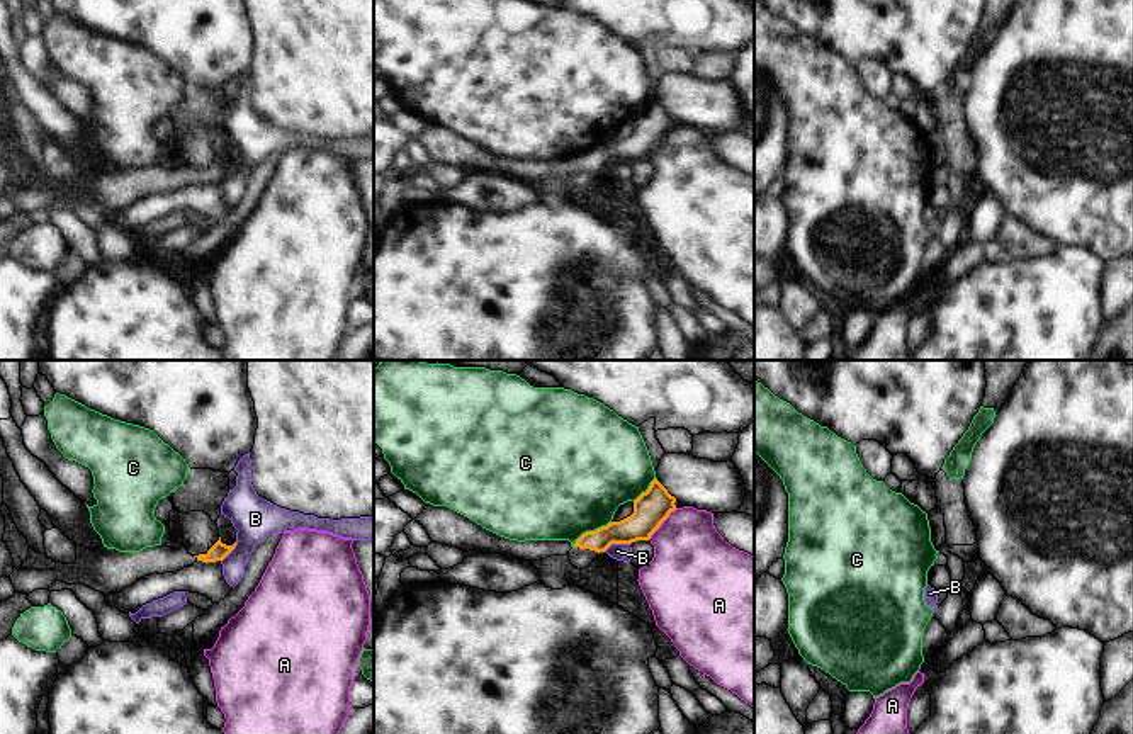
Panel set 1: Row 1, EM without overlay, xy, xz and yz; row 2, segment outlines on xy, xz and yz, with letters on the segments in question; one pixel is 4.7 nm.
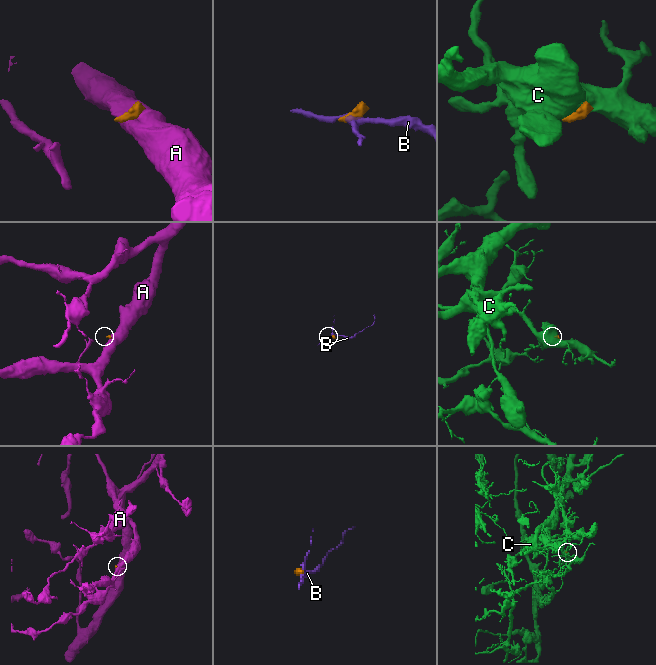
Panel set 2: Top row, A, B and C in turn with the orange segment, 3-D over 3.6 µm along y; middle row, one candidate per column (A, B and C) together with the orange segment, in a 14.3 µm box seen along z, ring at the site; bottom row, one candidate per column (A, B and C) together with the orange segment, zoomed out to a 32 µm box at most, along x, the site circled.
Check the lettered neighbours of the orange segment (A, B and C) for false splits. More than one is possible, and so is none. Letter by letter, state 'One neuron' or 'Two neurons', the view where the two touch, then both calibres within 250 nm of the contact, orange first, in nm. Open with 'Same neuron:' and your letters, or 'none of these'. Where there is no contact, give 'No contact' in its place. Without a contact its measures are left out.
Same neuron: none of these
A: Two neurons. Touches orange in xz. Thickness 170 nm (orange) against 380 nm
B: Two neurons. Touches orange in xz. Thickness 170 nm (orange) against 80 nm
C: Two neurons. Touches orange in xz. Thickness 140 nm (orange) against 480 nm.

